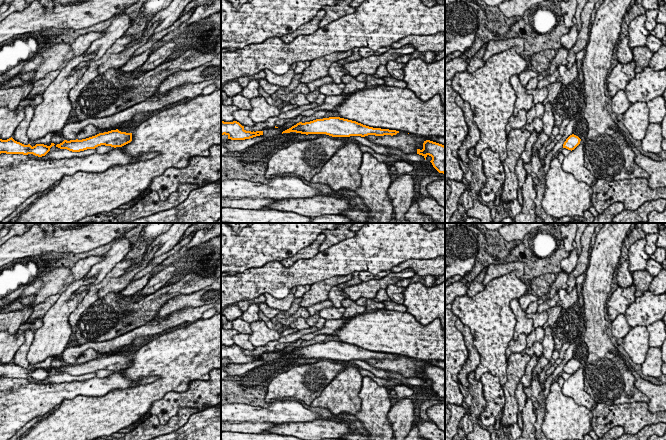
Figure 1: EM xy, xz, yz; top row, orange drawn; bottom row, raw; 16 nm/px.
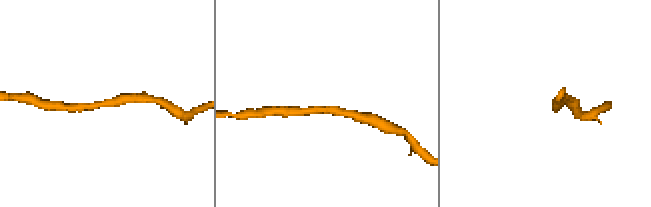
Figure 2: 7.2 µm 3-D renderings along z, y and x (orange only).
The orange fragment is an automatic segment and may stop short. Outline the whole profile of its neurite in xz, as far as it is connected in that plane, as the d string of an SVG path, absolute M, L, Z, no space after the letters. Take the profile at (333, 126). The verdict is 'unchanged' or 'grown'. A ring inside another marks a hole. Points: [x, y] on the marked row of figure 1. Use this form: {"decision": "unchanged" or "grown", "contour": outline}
{"decision": "unchanged", "contour": "M329 117L323 119L316 119L310 122L299 122L291 128L285 130L283 133L296 132L301 134L326 134L332 137L350 137L368 135L384 136L396 135L399 131L373 128L356 121L340 118Z"}

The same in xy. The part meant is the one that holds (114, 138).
{"decision": "unchanged", "contour": "M118 129L104 133L99 133L95 136L82 140L64 140L57 144L60 149L67 149L72 152L80 152L87 149L95 149L98 146L105 145L111 147L122 147L132 141L132 133L121 132Z"}

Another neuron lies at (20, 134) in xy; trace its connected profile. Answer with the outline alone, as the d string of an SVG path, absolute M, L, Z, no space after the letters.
M27 106L25 108L25 117L18 125L18 127L15 129L14 134L12 136L12 138L15 141L20 142L24 145L30 144L29 138L27 136L27 130L29 128L33 116L34 116L34 108L31 106Z

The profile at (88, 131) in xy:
M92 124L85 126L77 135L78 140L86 139L99 134L98 129Z

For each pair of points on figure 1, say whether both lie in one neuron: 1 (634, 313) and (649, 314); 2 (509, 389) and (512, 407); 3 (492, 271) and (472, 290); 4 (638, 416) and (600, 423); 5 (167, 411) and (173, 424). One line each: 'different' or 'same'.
1: same
2: same
3: different
4: same
5: different

